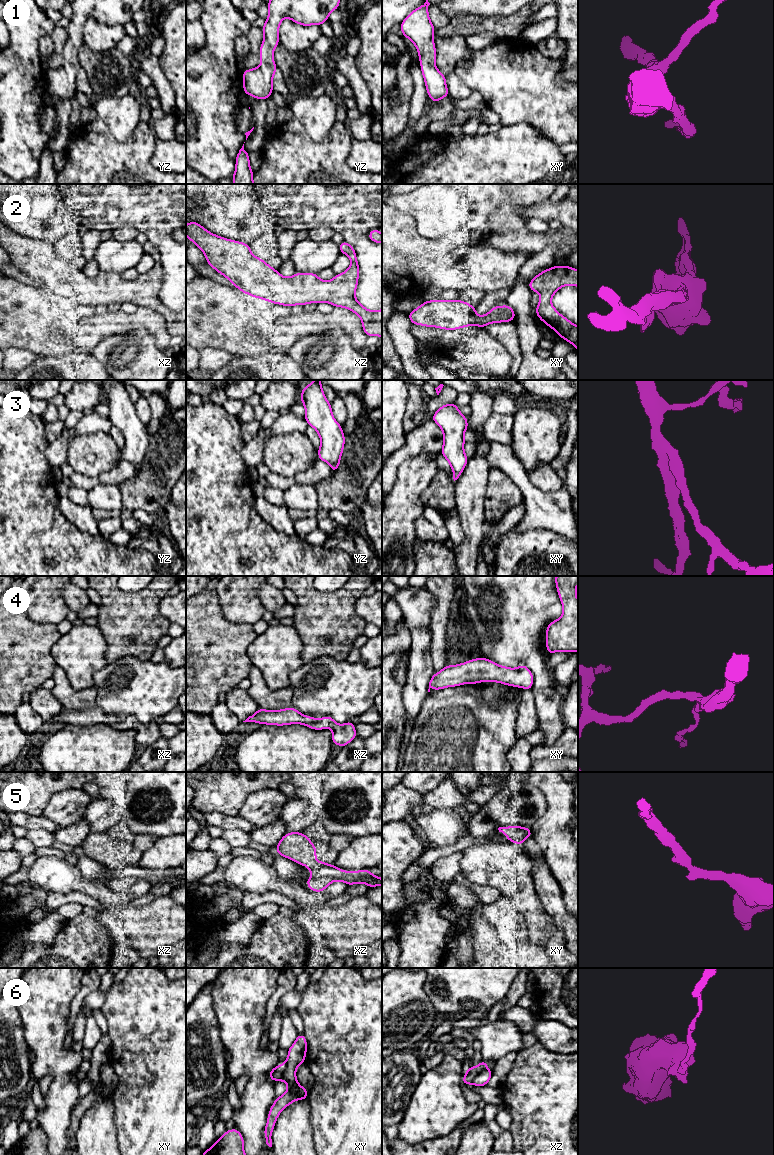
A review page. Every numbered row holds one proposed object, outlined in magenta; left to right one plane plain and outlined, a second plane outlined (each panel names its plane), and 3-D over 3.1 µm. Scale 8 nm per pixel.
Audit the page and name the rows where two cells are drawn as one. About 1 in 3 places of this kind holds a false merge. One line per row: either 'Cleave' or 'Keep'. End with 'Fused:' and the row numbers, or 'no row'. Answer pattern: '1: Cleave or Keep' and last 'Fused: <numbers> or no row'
1: Keep
2: Keep
3: Keep
4: Keep
5: Keep
6: Cleave
Fused: 6

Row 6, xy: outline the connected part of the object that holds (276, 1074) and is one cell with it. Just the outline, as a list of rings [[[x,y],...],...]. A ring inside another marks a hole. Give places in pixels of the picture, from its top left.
[[[282,1064],[274,1067],[269,1072],[270,1080],[285,1081],[284,1076],[283,1076],[283,1071],[284,1071],[284,1067]],[[285,1081],[285,1082],[287,1084],[288,1090],[282,1096],[276,1097],[276,1099],[274,1100],[274,1103],[268,1113],[267,1124],[264,1128],[264,1136],[266,1139],[266,1144],[269,1147],[272,1147],[271,1135],[272,1135],[276,1120],[277,1120],[278,1116],[280,1115],[280,1112],[283,1109],[285,1109],[289,1104],[291,1104],[299,1099],[307,1100],[307,1097],[301,1097],[301,1096],[297,1095],[295,1092],[292,1092],[290,1084],[287,1081]]]

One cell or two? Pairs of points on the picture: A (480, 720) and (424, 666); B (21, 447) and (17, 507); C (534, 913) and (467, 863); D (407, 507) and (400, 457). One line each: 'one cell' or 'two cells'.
A: two cells
B: one cell
C: one cell
D: two cells

